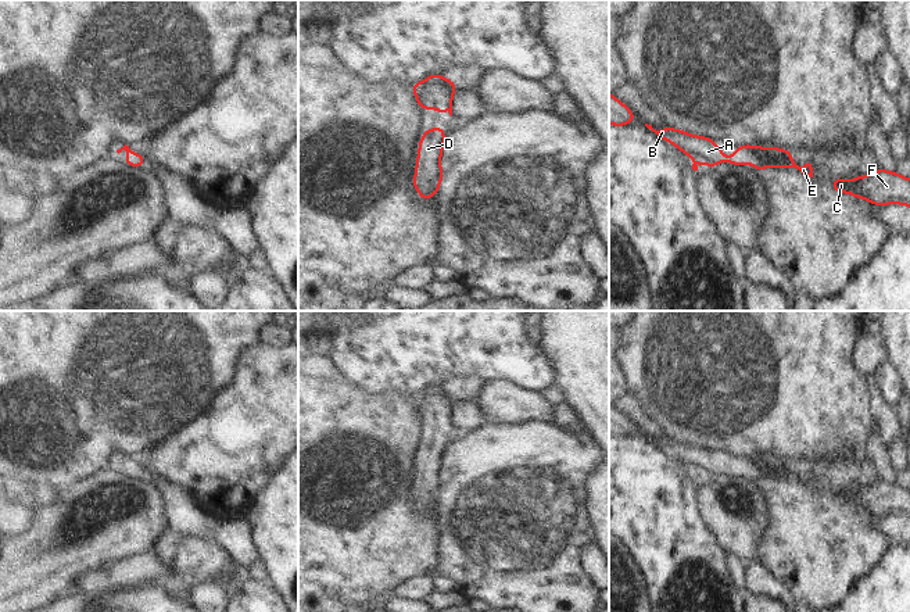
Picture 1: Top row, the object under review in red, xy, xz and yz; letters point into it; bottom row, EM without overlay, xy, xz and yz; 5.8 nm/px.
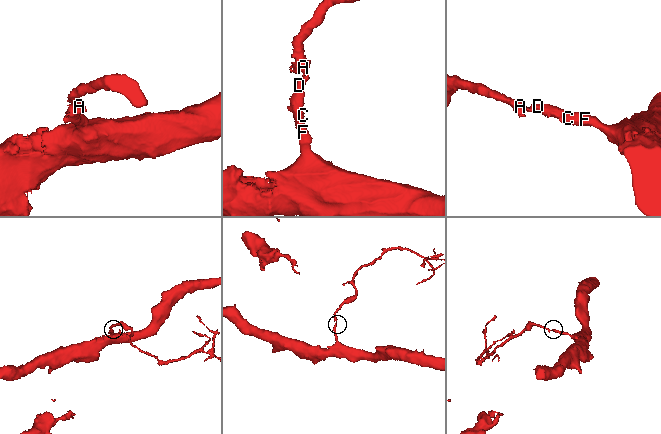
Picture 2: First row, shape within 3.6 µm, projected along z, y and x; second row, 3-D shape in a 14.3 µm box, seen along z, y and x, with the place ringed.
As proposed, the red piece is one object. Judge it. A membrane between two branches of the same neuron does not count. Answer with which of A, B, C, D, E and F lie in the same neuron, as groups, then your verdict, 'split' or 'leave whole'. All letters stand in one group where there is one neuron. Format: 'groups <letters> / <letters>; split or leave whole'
groups A B C D E F; leave whole

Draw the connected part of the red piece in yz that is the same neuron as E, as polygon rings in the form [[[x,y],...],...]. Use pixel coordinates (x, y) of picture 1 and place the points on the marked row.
[[[645,124],[648,129],[655,132],[662,140],[670,142],[673,146],[680,148],[688,157],[694,160],[692,169],[698,171],[698,162],[705,161],[707,167],[716,167],[723,161],[727,161],[731,165],[739,167],[745,161],[750,164],[756,171],[774,167],[774,168],[796,168],[802,173],[813,178],[812,164],[805,164],[799,167],[792,160],[792,151],[781,150],[778,147],[757,147],[742,144],[738,146],[732,157],[726,157],[721,148],[709,137],[694,136],[684,130],[674,128],[660,128],[655,130],[652,125]]]

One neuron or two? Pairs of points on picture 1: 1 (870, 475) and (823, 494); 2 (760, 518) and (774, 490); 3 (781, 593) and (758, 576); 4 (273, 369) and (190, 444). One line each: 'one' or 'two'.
1: one
2: two
3: one
4: one

